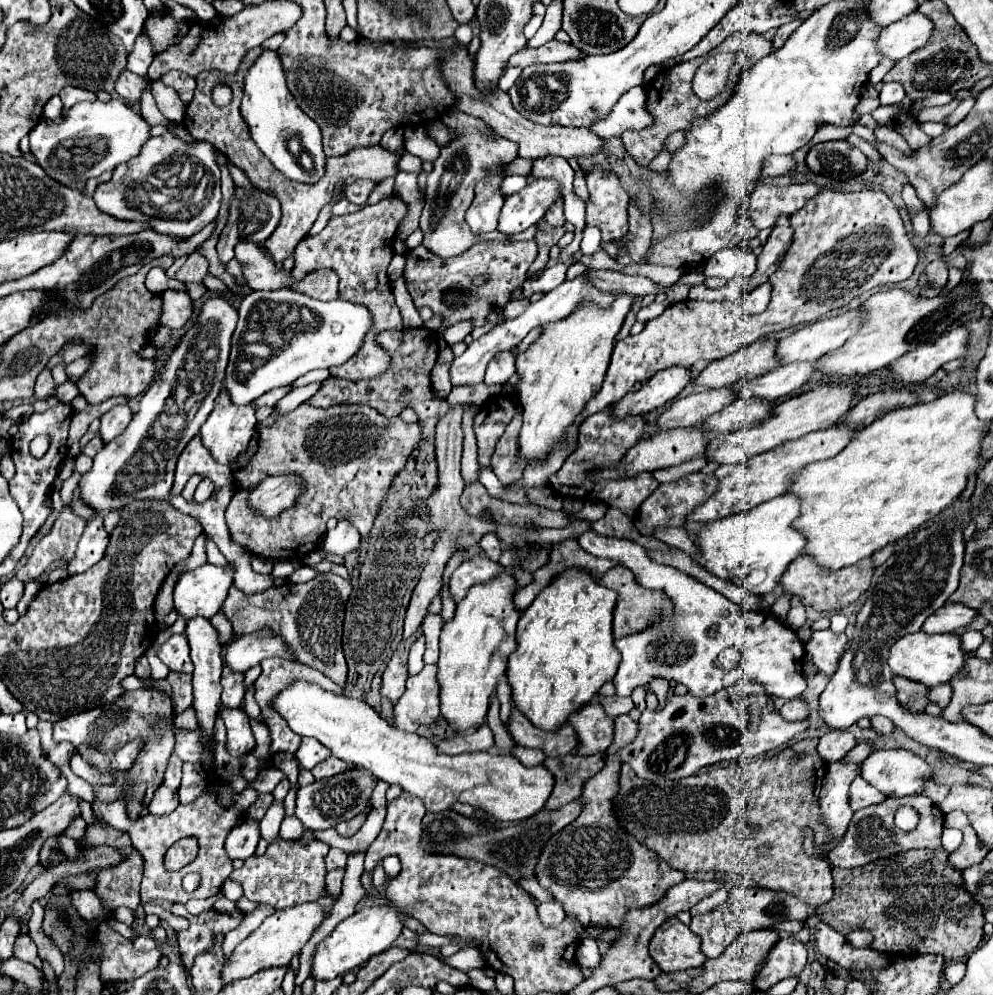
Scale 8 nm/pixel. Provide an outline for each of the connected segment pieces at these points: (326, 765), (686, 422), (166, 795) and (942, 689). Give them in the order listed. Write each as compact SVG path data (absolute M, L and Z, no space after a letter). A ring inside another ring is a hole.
M330 756L330 758L322 760L318 766L314 766L310 772L314 774L316 780L322 780L322 778L330 778L330 776L334 776L334 774L340 774L342 770L348 770L348 768L350 768L350 764L342 762L340 758Z
M732 386L718 390L700 390L686 398L676 400L668 410L662 412L658 424L662 430L694 426L704 422L708 416L716 414L736 398L738 398L738 390L734 390Z
M160 786L148 806L148 812L150 814L156 814L156 816L164 816L164 814L170 814L176 810L178 806L178 794L166 786Z
M940 684L940 686L934 686L928 696L934 704L938 704L940 708L946 708L950 702L950 696L952 696L952 688L948 684Z

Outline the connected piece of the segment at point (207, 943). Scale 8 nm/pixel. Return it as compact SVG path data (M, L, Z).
M182 902L172 904L170 912L190 920L190 928L186 932L178 932L180 954L182 954L182 962L186 970L190 970L196 954L202 954L216 944L216 936L234 930L244 918L244 914L238 910L234 910L232 914L228 912L220 914L216 908L208 908L202 914L192 916Z

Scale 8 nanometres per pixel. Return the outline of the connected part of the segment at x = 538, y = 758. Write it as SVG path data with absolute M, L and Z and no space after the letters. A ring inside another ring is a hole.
M512 746L510 748L510 754L512 756L518 756L526 766L536 766L536 764L542 764L546 754L542 750L536 750L536 748L524 748L524 746Z

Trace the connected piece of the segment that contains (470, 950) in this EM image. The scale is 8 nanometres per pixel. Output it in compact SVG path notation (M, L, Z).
M467 947L460 951L458 951L456 954L452 955L451 957L445 958L445 961L447 964L451 965L454 968L457 968L458 970L468 972L472 969L482 969L486 966L486 962L483 958L483 965L482 965L482 956L479 950L476 950L477 948L474 947Z

